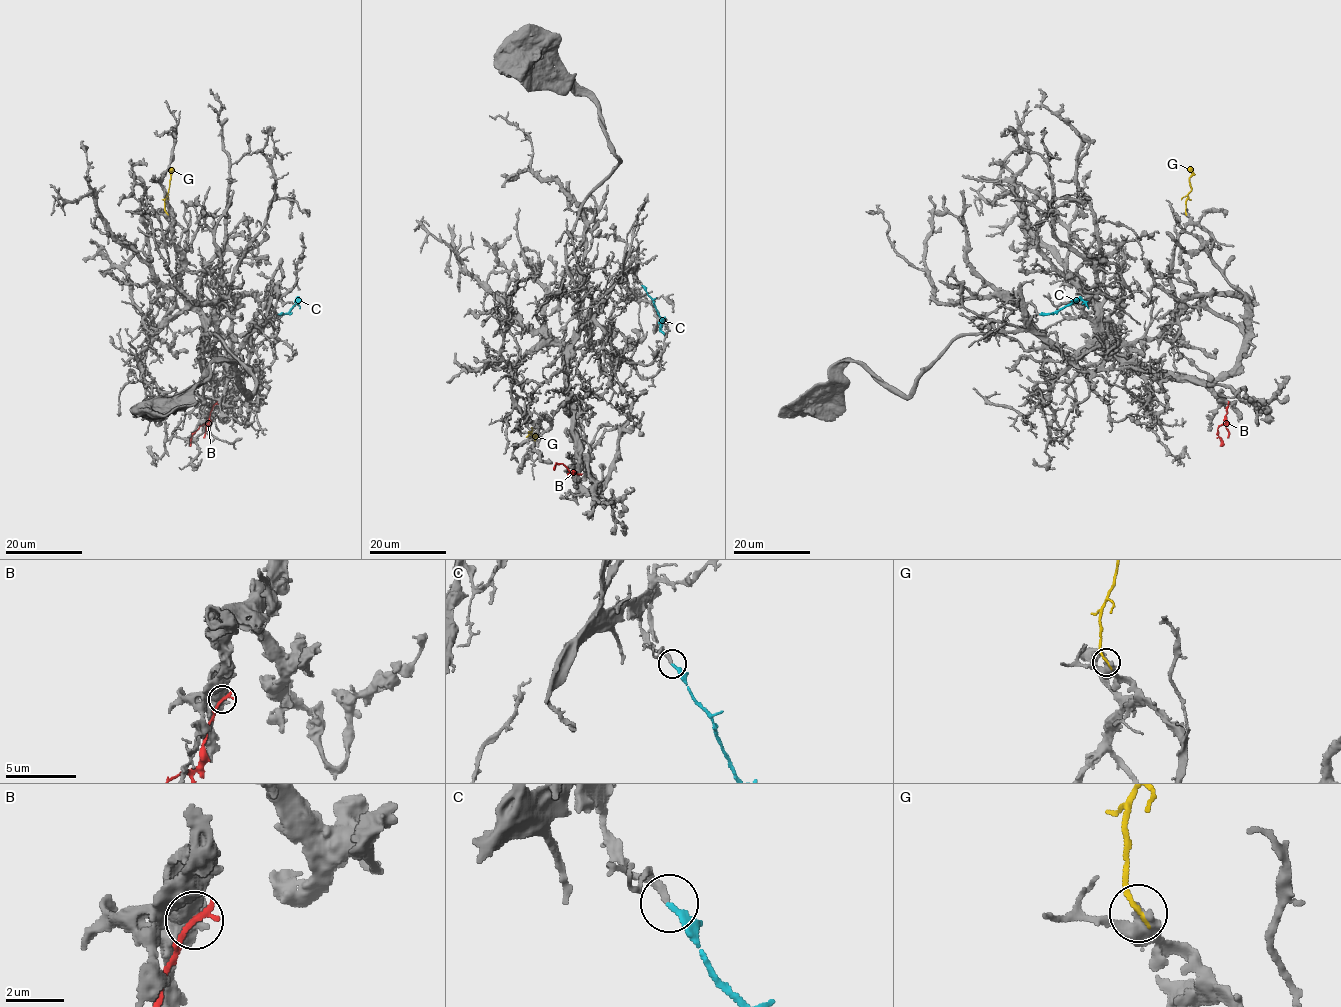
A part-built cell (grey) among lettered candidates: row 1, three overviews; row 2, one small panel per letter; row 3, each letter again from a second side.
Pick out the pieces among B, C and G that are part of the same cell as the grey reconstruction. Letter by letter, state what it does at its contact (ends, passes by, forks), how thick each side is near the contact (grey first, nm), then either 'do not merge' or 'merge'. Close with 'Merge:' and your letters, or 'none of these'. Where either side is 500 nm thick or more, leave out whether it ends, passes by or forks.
B: calibres 550 and 260 nm; do not merge
C: it ends; calibres 190 and 280 nm; merge
G: it ends; calibres 480 and 220 nm; do not merge
Merge: C

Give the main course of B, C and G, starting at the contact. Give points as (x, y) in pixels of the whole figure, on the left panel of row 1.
B: (215, 404), (207, 422), (193, 435), (190, 445)
C: (278, 315), (286, 314), (296, 300), (300, 308)
G: (166, 212), (165, 200), (173, 168)

